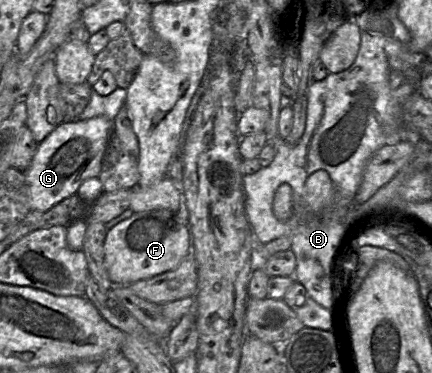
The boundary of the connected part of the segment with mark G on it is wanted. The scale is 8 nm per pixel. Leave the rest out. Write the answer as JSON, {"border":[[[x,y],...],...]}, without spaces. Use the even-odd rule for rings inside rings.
{"border":[[[104,116],[88,120],[78,120],[60,124],[41,143],[24,173],[28,186],[29,206],[31,211],[46,212],[57,203],[77,193],[80,185],[90,178],[98,177],[101,171],[102,159],[110,135],[113,132],[113,121]]]}

